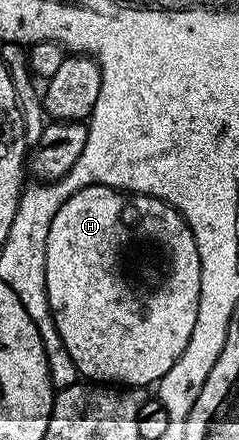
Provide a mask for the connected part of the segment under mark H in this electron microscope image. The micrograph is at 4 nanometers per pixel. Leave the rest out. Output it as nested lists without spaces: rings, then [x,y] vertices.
[[[92,184],[79,190],[63,206],[59,206],[59,214],[51,222],[51,230],[45,239],[47,254],[45,255],[45,273],[47,274],[47,298],[55,318],[55,326],[59,330],[59,338],[63,338],[63,346],[67,346],[67,354],[71,354],[71,362],[75,362],[78,373],[93,382],[104,382],[109,386],[153,386],[158,380],[175,366],[179,354],[183,354],[183,346],[191,338],[191,330],[195,326],[195,314],[199,314],[199,282],[201,267],[199,266],[199,250],[195,246],[193,231],[184,216],[156,196],[142,196],[131,192],[122,192],[116,188],[108,188],[102,184]]]

